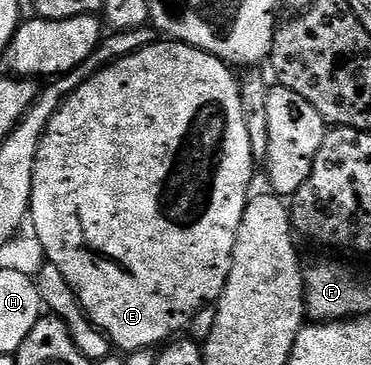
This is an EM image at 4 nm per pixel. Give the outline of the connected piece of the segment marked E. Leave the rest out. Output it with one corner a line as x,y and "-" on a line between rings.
157,40
152,46
146,46
117,60
113,65
98,70
89,80
85,80
81,88
77,88
63,101
63,107
56,112
53,120
49,120
47,131
43,133
33,168
29,215
30,225
35,225
33,234
44,245
46,261
57,267
61,276
65,276
65,280
75,289
75,294
91,321
113,340
116,347
158,347
164,340
174,339
178,330
185,329
187,321
202,306
210,307
218,303
223,294
231,271
237,228
241,224
241,216
253,190
251,177
254,176
257,166
257,159
253,156
249,144
249,131
245,129
245,112
241,112
239,78
231,74
234,74
232,67
209,52
199,50
195,46
187,46
183,42

